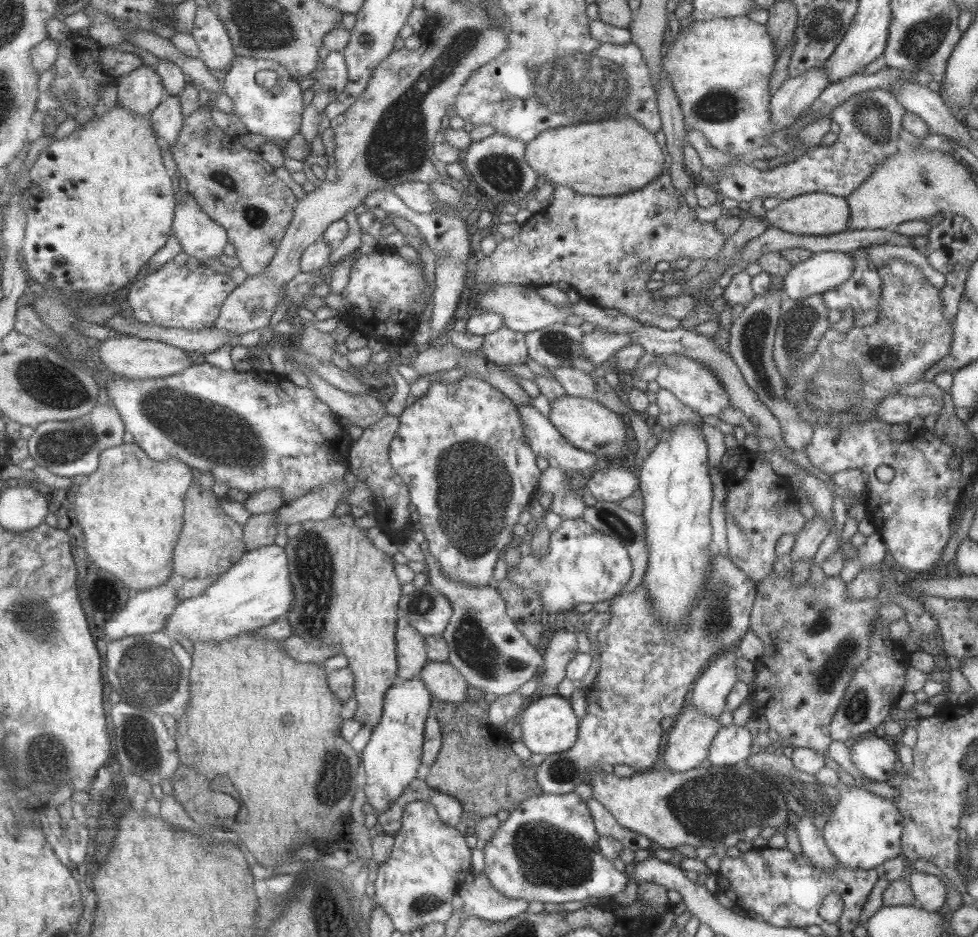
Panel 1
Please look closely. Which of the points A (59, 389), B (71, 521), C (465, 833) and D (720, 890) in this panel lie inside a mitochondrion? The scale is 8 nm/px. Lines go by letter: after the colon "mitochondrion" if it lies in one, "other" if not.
A: mitochondrion
B: other
C: other
D: other

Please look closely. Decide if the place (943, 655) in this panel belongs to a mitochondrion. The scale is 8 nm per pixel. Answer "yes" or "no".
no

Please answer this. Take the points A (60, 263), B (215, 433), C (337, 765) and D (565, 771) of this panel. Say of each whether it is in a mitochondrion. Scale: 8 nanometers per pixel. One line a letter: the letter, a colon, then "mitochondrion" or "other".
A: other
B: mitochondrion
C: mitochondrion
D: mitochondrion

